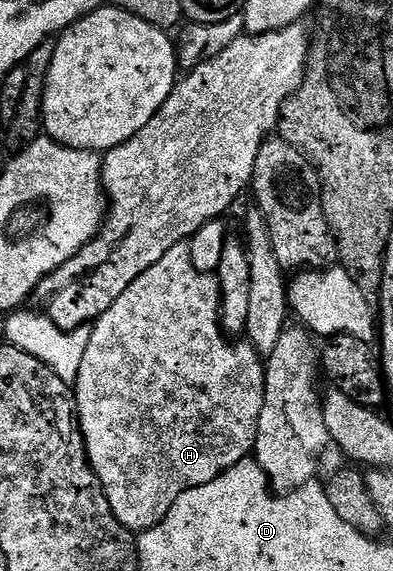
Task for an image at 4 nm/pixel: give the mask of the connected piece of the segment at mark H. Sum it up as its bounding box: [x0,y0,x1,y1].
[73,241,265,533]

